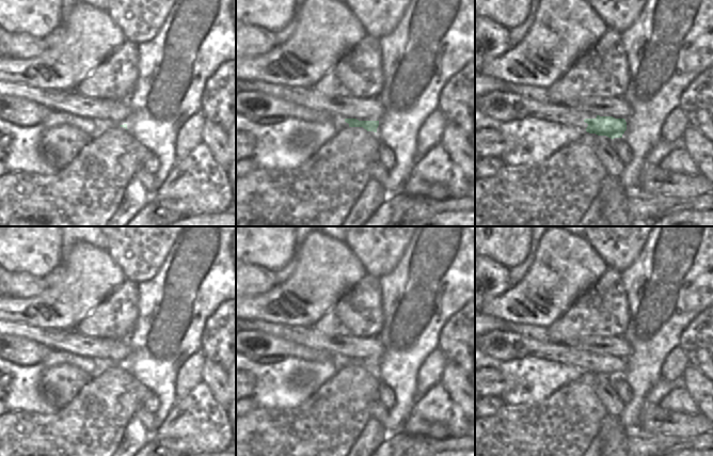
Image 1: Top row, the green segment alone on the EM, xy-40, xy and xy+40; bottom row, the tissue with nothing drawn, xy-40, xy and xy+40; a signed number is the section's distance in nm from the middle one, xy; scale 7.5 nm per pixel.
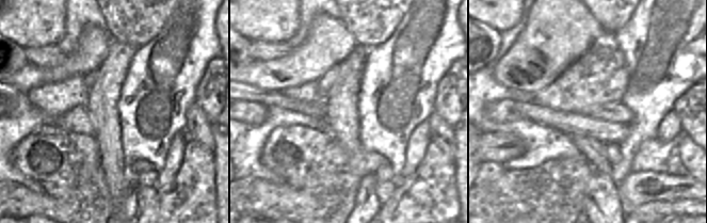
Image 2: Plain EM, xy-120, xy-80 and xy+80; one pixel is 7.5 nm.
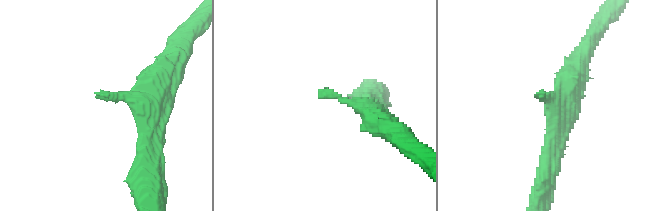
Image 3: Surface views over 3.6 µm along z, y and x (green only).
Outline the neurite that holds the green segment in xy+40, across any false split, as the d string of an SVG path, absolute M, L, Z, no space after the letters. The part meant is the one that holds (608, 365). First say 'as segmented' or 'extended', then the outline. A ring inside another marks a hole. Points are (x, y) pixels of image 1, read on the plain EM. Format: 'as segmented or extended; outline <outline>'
extended; outline M495 330L475 337L475 346L487 356L508 362L527 356L570 364L576 368L606 375L612 379L622 377L627 369L624 358L600 356L568 347L561 343L542 343L512 332Z

